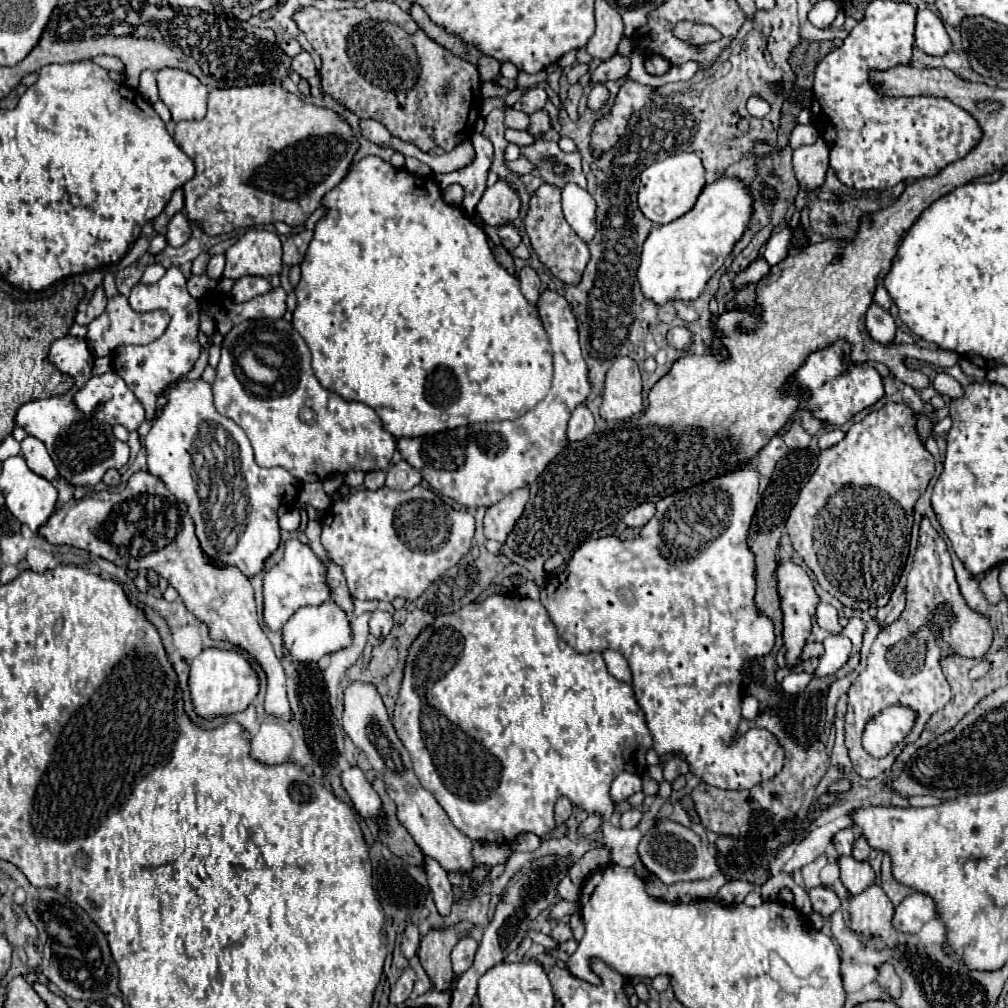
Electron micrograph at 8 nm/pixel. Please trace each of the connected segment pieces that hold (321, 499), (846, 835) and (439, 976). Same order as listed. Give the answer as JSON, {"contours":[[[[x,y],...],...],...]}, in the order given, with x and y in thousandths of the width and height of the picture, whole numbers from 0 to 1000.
{"contours":[[[[317,478],[302,480],[300,486],[298,486],[298,498],[306,500],[306,502],[312,502],[313,506],[325,506],[327,500],[329,500],[327,492],[319,486]]],[[[837,821],[827,829],[827,841],[831,843],[833,849],[843,849],[845,847],[845,837],[847,837],[845,821]]],[[[456,915],[446,921],[427,923],[423,929],[419,929],[415,950],[435,982],[442,982],[448,978],[450,964],[448,964],[446,944],[452,938],[452,935],[464,927],[466,921],[468,917]]]]}

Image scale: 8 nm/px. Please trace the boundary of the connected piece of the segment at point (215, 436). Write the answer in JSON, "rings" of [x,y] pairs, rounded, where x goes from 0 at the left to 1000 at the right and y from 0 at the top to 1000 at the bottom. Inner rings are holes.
{"rings":[[[200,375],[171,379],[159,391],[165,391],[165,401],[153,415],[143,437],[147,468],[159,474],[179,498],[185,498],[200,548],[212,558],[212,562],[232,562],[244,573],[254,571],[278,540],[276,514],[292,504],[298,482],[296,474],[282,464],[260,464],[252,458],[246,433],[232,417],[214,409],[210,383]],[[208,442],[224,454],[224,470],[228,470],[228,478],[224,480]],[[194,448],[202,452],[202,462],[198,464],[196,474],[192,466]],[[192,476],[196,478],[196,488]]]}

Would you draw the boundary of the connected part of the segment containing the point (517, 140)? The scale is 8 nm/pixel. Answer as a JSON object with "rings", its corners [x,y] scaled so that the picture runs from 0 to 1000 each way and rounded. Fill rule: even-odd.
{"rings":[[[502,129],[502,139],[512,145],[522,145],[530,141],[530,137],[524,131],[516,131],[516,129]]]}

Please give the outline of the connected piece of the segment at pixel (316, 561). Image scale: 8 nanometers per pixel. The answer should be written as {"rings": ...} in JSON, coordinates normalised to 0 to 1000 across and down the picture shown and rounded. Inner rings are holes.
{"rings":[[[288,536],[282,542],[282,554],[280,558],[276,558],[272,563],[268,563],[262,569],[262,617],[268,625],[280,625],[282,617],[300,601],[308,601],[308,599],[319,599],[327,595],[327,583],[323,579],[323,563],[317,558],[317,554],[310,548],[308,542],[302,542],[298,536]]]}

